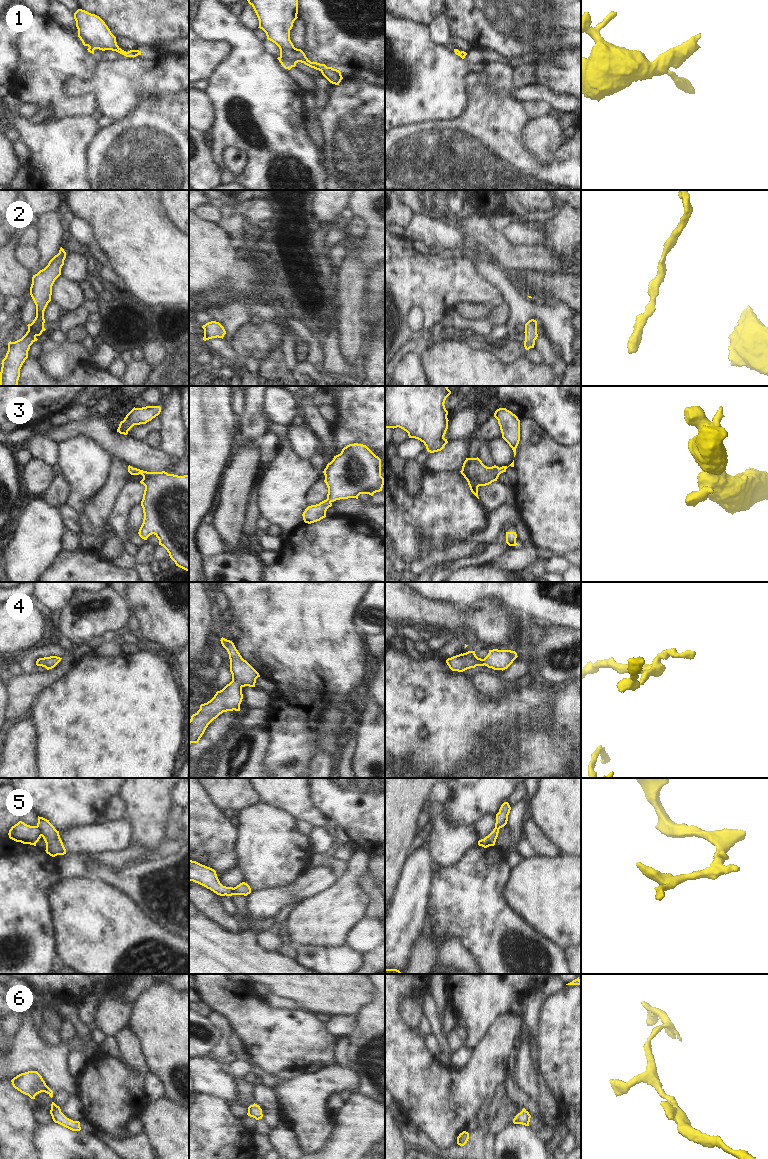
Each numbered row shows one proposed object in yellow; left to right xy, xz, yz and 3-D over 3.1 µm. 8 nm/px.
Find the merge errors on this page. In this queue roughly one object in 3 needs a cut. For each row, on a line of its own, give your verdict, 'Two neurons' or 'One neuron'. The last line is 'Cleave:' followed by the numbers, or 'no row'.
1: One neuron
2: One neuron
3: One neuron
4: One neuron
5: Two neurons
6: One neuron
Cleave: 5

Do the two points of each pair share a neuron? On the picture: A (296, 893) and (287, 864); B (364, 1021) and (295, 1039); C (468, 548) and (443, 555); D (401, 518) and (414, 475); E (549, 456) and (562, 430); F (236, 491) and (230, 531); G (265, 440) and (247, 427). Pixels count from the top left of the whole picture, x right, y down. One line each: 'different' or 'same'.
A: different
B: different
C: same
D: different
E: different
F: same
G: different

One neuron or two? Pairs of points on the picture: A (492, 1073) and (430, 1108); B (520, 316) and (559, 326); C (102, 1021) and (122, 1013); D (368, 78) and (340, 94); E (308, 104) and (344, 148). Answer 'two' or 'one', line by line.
A: one
B: one
C: one
D: two
E: two

